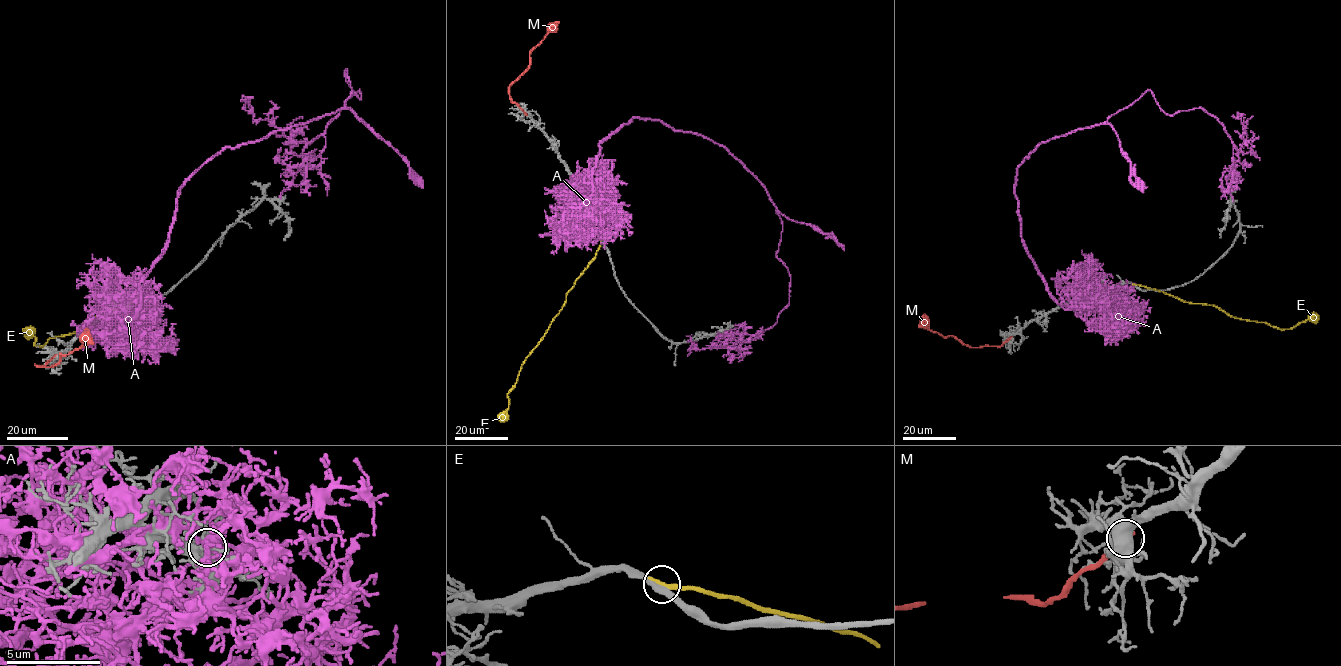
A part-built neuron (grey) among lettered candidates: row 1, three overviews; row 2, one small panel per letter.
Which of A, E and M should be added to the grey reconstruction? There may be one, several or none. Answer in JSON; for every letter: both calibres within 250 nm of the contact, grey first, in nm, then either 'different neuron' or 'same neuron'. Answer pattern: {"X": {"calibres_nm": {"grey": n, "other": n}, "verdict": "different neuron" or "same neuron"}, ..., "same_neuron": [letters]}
{"A": {"calibres_nm": {"grey": 240, "other": 420}, "verdict": "different neuron"}, "E": {"calibres_nm": {"grey": 380, "other": 300}, "verdict": "same neuron"}, "M": {"calibres_nm": {"grey": 750, "other": 360}, "verdict": "different neuron"}, "same_neuron": ["E"]}

